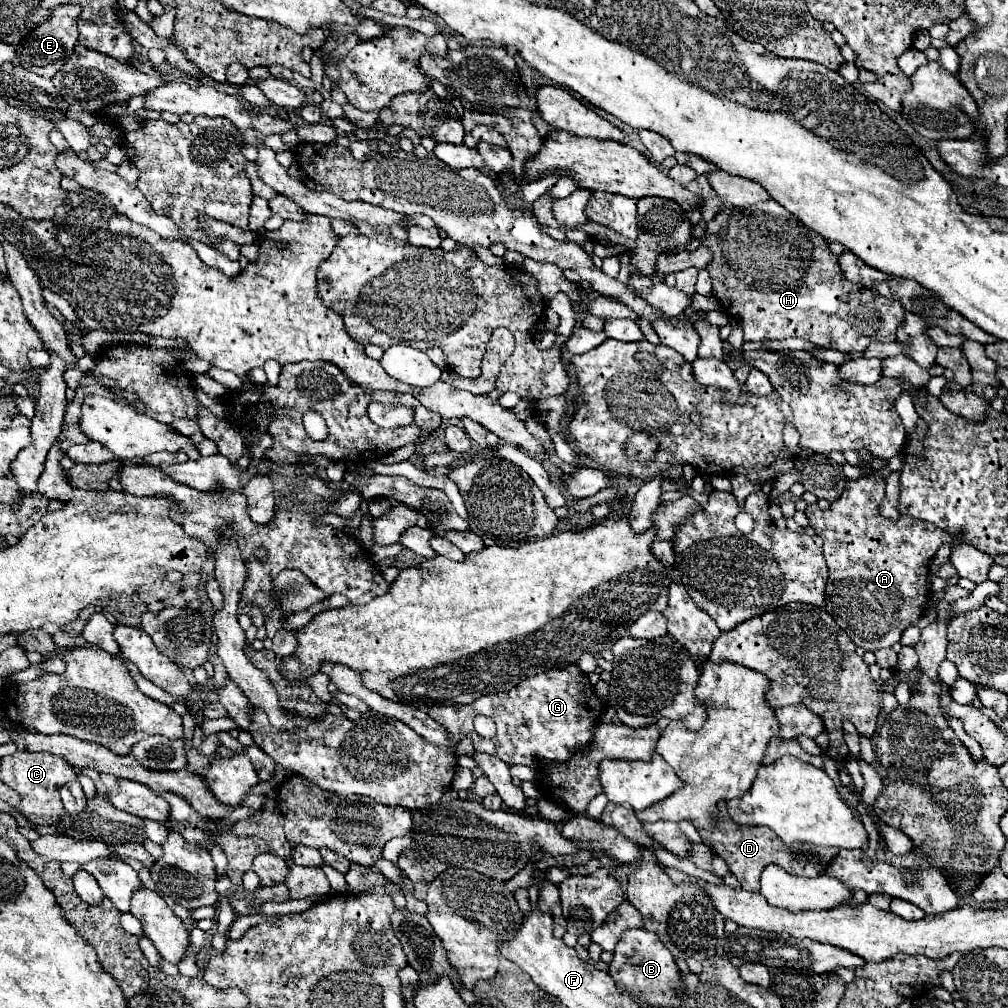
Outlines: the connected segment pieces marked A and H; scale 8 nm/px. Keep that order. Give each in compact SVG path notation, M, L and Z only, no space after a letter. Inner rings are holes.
M873 474L867 480L849 480L841 498L831 504L829 510L821 510L819 506L807 506L805 514L809 524L817 536L823 538L823 554L829 568L827 580L827 612L833 620L843 628L851 640L863 650L879 650L891 648L899 642L901 632L919 622L925 606L927 606L927 578L929 564L935 552L943 542L953 544L951 536L931 522L915 520L911 516L899 516L899 520L889 520L879 514L879 504L885 494L883 476Z
M775 200L747 208L723 208L707 224L703 244L713 250L713 262L707 266L713 278L713 294L723 302L723 310L743 328L745 342L799 336L821 348L863 352L871 342L893 342L895 330L903 322L905 310L899 302L883 298L875 288L849 282L827 242Z

